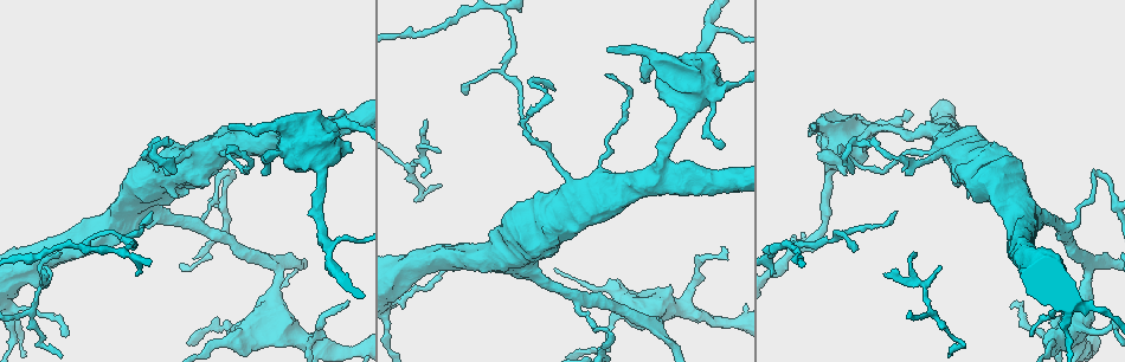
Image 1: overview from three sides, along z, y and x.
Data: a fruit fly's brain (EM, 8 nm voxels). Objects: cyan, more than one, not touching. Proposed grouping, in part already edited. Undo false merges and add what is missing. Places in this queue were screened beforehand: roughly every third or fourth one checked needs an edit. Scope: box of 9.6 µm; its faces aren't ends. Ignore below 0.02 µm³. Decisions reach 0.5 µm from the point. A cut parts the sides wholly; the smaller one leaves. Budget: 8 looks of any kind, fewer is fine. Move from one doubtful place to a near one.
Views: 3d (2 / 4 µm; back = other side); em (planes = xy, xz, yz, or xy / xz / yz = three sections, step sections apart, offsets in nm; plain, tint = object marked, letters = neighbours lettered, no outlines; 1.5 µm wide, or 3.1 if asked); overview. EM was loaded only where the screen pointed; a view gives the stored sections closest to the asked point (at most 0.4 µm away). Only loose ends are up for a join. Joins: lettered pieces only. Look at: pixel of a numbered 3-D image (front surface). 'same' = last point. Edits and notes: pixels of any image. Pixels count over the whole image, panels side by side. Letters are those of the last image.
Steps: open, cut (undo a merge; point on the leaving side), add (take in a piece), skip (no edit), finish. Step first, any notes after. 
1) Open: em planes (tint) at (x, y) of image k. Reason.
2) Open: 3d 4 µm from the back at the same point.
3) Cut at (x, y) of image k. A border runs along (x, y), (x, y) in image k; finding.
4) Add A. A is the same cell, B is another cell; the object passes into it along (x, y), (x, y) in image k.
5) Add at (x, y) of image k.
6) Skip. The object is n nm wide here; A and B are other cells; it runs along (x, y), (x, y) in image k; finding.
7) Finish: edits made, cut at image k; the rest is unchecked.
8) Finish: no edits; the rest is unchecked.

Open: 3d 4 µm at (464, 92) of image 1. An open end.

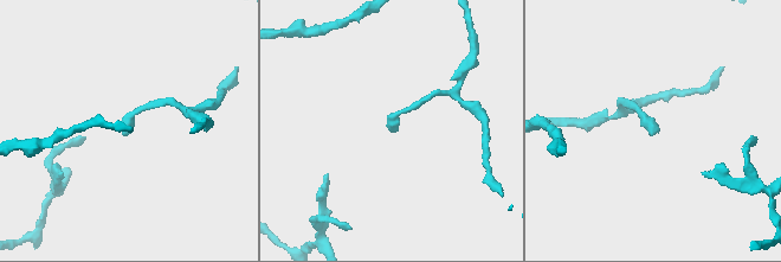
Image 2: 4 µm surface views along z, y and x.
Open: em planes (letters) at (124, 135) of image 2. Shape alone is not enough.

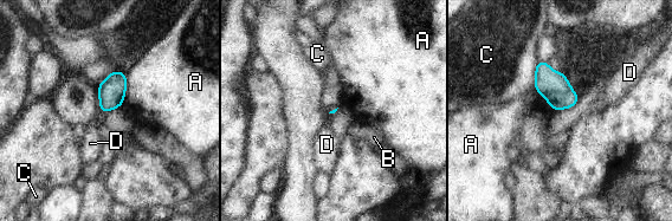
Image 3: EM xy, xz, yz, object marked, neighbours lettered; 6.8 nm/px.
Skip. A, B, C and D are other cells; a border runs along (127, 73), (126, 96), (121, 105) in image 3; none of them fits.

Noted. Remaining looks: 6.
Open: em xy step 4 (letters) at (853, 172) of image 1. End of a long branch.

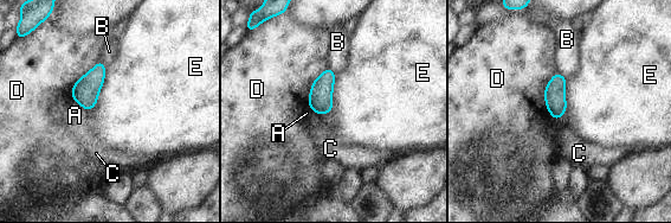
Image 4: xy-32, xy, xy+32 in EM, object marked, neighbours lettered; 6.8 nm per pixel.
Open: em yz step 4 (letters) at the same point. Another direction.

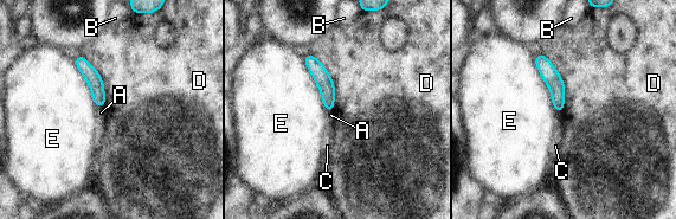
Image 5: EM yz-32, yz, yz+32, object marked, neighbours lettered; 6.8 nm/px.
Skip. A, B, C, D and E are other cells; it runs along (538, 57), (557, 87), (559, 108) in image 5; no lettered piece goes on from it.

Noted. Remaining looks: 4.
Open: em xy step 8 (letters) at (65, 333) of image 1. Branch stops here.

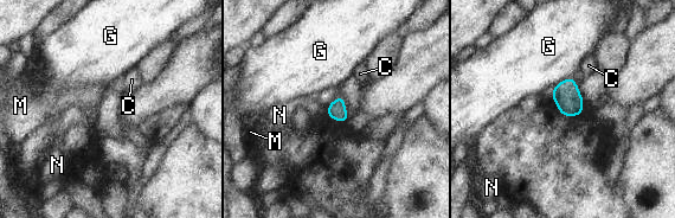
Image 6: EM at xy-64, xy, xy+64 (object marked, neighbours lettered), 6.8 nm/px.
Skip. The object is 120 nm wide here; C, G, M and N are other cells; none of them fits.

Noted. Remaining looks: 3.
Finish: no edits; the rest is unchecked.

